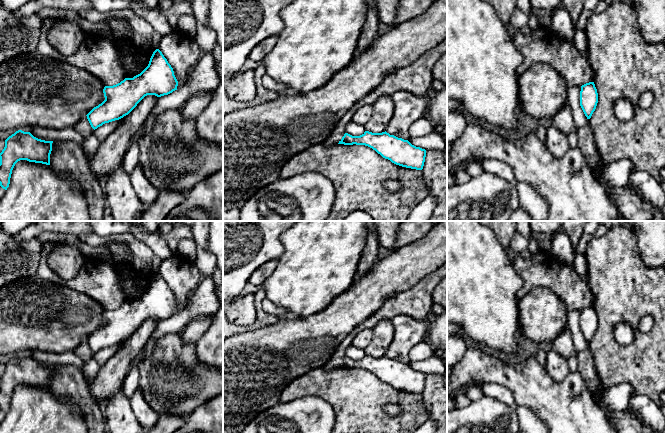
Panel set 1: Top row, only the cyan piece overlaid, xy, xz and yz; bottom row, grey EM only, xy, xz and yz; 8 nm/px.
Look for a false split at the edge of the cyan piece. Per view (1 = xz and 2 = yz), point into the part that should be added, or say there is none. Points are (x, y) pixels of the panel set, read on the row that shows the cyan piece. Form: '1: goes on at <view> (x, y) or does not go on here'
1: does not go on here
2: does not go on here

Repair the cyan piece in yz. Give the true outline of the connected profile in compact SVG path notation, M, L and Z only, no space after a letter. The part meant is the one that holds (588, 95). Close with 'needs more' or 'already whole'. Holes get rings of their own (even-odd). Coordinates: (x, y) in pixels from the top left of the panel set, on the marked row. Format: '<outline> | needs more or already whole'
M589 82L581 86L580 106L587 117L590 119L598 103L598 93L594 82Z | already whole

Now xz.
M365 131L360 136L345 133L338 144L368 146L392 163L416 170L423 169L426 157L425 149L412 145L408 140L390 135L386 131L382 133Z | already whole

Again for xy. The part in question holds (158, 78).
M156 49L148 66L140 74L104 87L105 100L86 115L87 119L95 130L128 115L145 96L168 95L177 90L177 86L173 68L162 52Z | already whole

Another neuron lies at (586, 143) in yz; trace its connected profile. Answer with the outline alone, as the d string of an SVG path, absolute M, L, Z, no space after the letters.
M587 124L586 126L580 127L577 130L577 136L577 147L581 151L587 166L594 175L606 164L603 162L596 148L595 139L590 125Z

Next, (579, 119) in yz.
M573 86L568 89L568 103L572 110L575 130L588 124L588 119L580 106L580 91L580 86Z

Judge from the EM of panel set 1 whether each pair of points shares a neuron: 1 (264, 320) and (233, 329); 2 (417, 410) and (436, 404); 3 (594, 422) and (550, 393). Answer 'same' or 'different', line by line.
1: same
2: different
3: same

